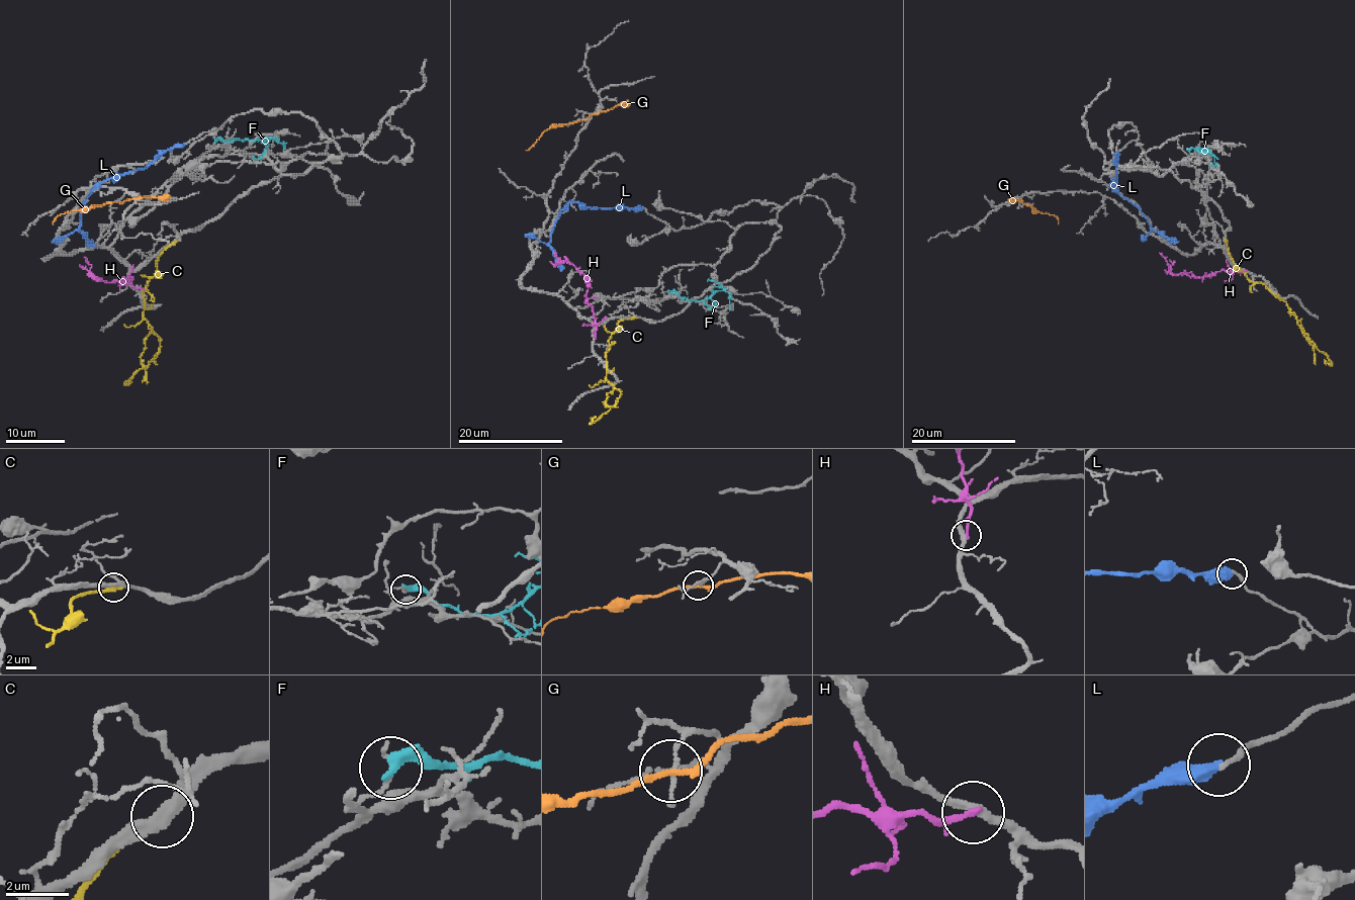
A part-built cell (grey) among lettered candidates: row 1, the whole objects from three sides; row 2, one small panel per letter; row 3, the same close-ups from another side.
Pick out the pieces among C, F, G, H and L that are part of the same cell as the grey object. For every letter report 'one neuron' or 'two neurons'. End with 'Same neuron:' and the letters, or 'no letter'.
C: two neurons
F: two neurons
G: two neurons
H: two neurons
L: two neurons
Same neuron: no letter

